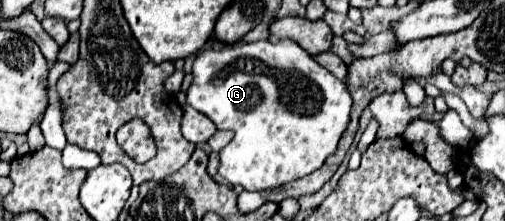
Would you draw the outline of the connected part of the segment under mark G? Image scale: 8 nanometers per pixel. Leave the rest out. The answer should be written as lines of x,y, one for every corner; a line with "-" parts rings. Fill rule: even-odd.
264,39
264,41
254,41
254,43
232,43
232,45
226,45
222,49
204,49
198,53
196,61
194,61
194,67
192,67
192,85
190,89
186,91
186,103
192,105
196,111
204,113
208,119
212,119
212,123
218,127
218,129
230,129
234,133
232,141
220,151
220,169
218,173
230,181
232,185
240,183
246,191
266,191
266,189
276,189
276,187
282,187
290,181
296,181
296,179
302,179
306,175
310,175
312,171
320,169
324,165
324,161
336,151
336,145
338,145
338,139
342,137
346,125
348,125
348,119
350,119
350,109
352,109
352,97
348,95
348,89
344,85
344,81
336,79
330,71
326,71
324,67
320,67
298,43
292,43
290,39
276,39
276,41
270,41
270,39

